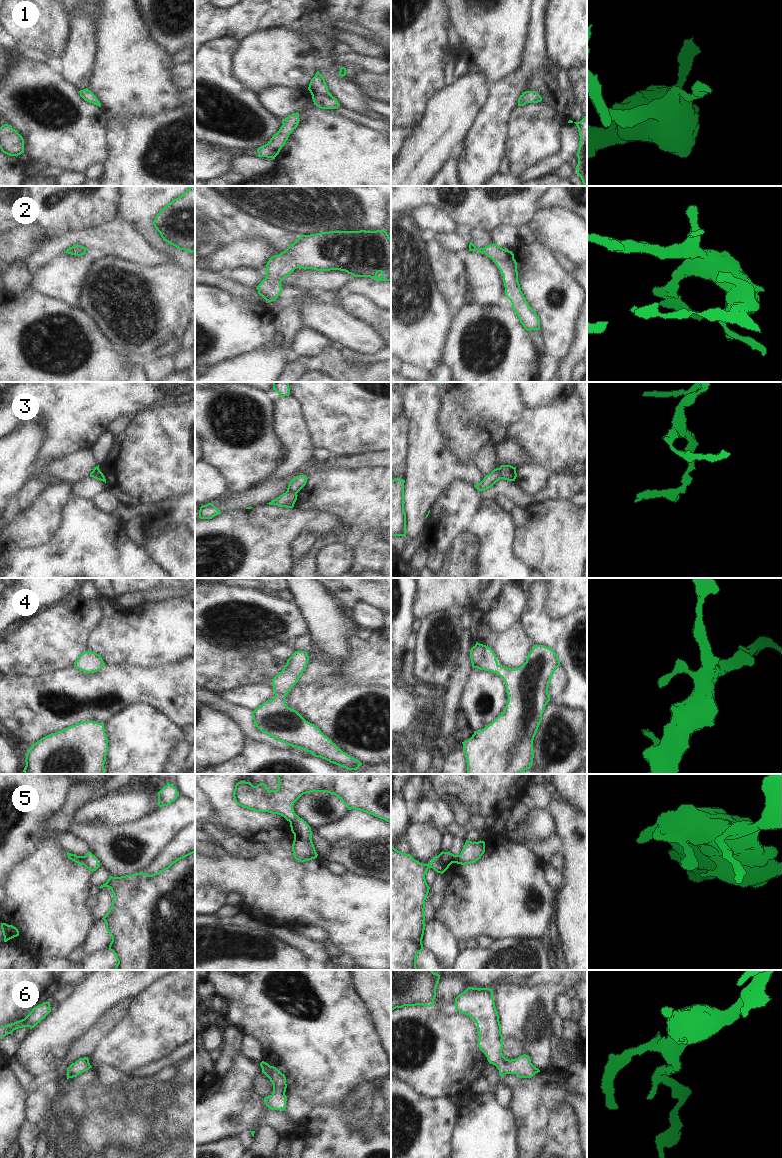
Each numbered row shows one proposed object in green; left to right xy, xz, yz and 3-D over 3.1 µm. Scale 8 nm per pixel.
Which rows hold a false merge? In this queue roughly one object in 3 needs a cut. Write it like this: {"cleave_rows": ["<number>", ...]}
{"cleave_rows": ["3"]}

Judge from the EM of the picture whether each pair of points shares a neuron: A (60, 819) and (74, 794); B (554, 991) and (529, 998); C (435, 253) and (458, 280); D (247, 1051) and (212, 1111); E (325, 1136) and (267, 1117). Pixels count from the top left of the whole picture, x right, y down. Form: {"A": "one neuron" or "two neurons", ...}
{"A": "one neuron", "B": "one neuron", "C": "one neuron", "D": "two neurons", "E": "two neurons"}

